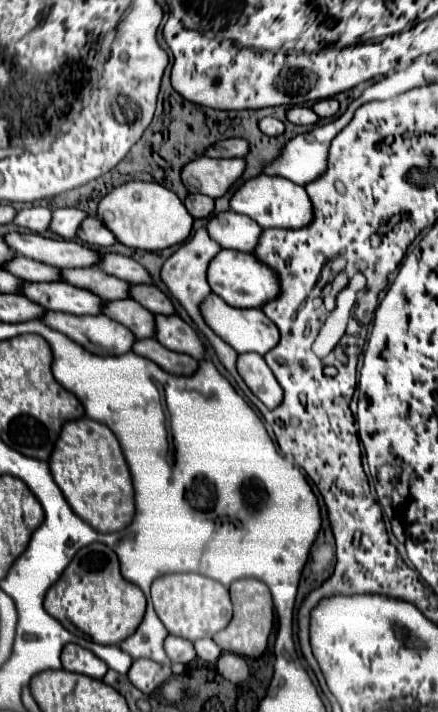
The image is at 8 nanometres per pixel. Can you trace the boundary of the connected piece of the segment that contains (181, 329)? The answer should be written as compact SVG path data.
M155 316L157 334L155 338L173 352L183 352L195 356L197 360L205 360L205 344L199 334L179 316Z

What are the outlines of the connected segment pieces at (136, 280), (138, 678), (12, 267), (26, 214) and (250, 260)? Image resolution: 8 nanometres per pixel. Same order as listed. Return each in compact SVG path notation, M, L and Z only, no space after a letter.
M105 254L105 256L101 256L99 268L103 268L105 272L109 272L121 280L127 280L131 284L153 284L153 278L147 272L147 268L129 256Z
M135 660L127 676L135 688L145 694L151 694L161 688L173 676L173 672L171 666L163 666L153 660Z
M17 256L15 260L7 262L3 268L7 268L11 274L27 280L27 282L59 282L61 278L61 268Z
M25 208L25 210L19 210L19 214L15 218L15 224L23 226L23 228L29 228L31 232L43 234L43 232L49 230L51 210L49 208Z
M221 250L209 264L209 284L217 296L235 308L261 308L261 304L267 304L279 296L279 278L275 272L247 252Z

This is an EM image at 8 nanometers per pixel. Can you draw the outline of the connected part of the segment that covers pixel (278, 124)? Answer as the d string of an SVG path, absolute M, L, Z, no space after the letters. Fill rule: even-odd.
M263 118L263 120L259 122L259 128L261 128L261 132L265 132L267 136L279 136L279 134L285 132L285 124L283 124L281 120L277 120L277 118Z

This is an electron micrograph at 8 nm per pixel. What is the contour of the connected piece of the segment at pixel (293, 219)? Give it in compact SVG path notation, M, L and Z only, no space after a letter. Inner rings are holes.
M257 176L247 180L231 198L231 210L249 216L261 228L305 228L311 224L311 200L303 186L283 176Z

